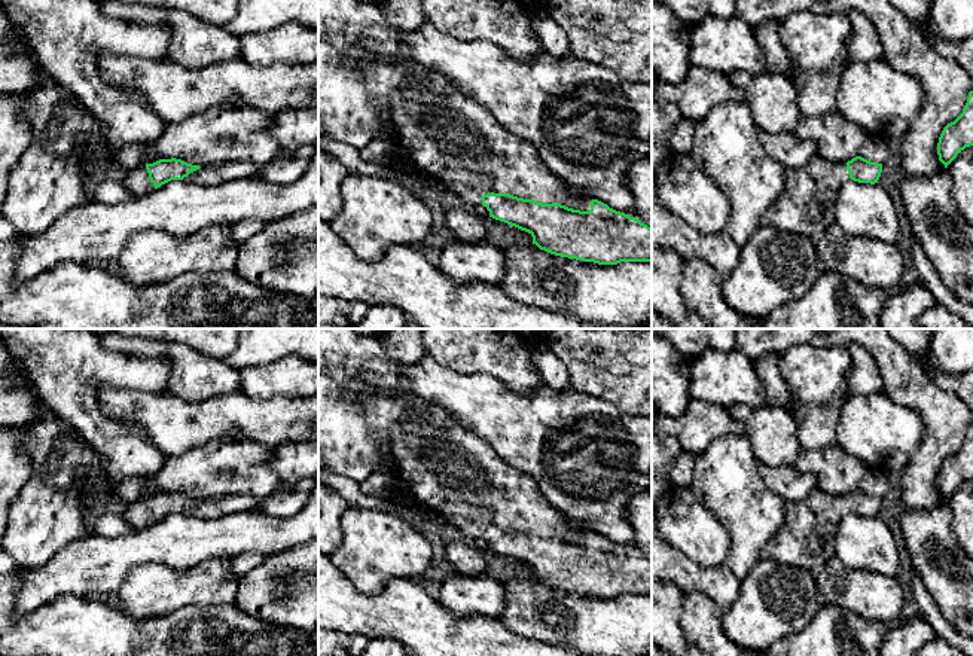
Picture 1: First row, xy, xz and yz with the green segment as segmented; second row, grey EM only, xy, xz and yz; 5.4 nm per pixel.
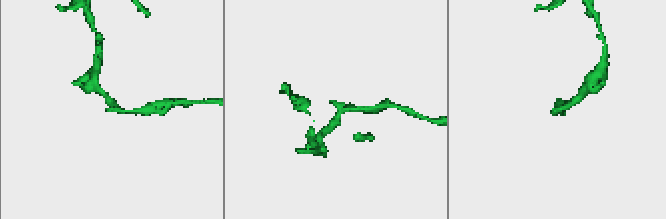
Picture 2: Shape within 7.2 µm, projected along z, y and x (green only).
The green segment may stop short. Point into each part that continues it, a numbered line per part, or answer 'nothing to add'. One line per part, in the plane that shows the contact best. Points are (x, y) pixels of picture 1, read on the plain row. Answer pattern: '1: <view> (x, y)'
1: xz (444, 466)

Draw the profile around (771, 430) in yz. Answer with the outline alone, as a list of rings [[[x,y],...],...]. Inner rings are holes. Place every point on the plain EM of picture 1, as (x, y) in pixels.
[[[732,405],[729,414],[745,428],[745,436],[756,458],[768,466],[794,467],[802,446],[797,424],[783,406],[763,405],[751,409],[745,405]]]

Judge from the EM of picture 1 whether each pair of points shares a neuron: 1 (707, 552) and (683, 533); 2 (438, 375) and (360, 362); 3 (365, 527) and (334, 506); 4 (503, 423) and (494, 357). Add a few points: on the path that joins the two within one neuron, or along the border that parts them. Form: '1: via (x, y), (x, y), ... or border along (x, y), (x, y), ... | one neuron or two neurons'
1: via (701, 546), (689, 534) | one neuron
2: via (418, 378), (397, 380), (380, 374) | one neuron
3: border along (348, 507), (341, 518), (341, 542), (336, 546) | two neurons
4: border along (463, 374), (485, 372), (518, 393), (530, 391) | two neurons

